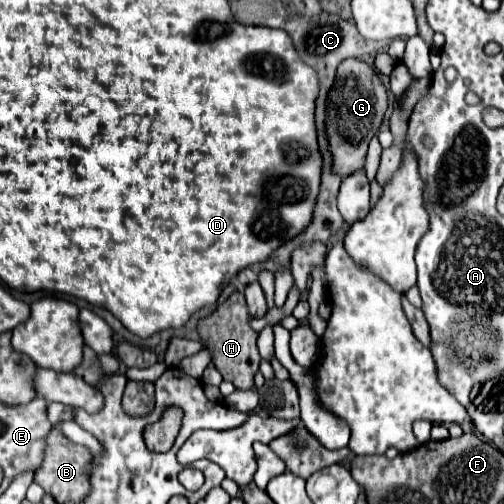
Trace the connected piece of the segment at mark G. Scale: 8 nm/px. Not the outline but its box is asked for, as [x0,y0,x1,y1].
[327,59,389,177]

